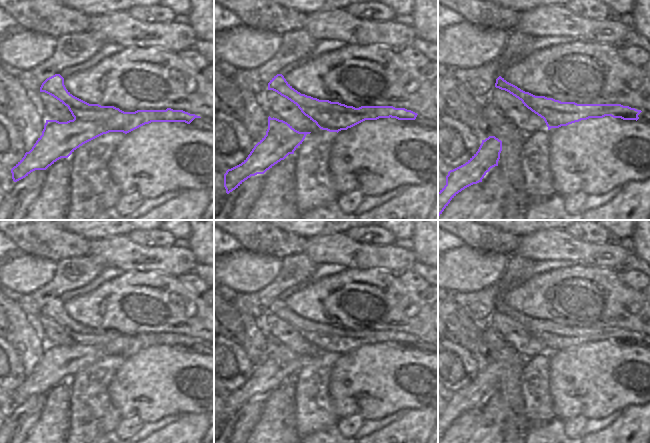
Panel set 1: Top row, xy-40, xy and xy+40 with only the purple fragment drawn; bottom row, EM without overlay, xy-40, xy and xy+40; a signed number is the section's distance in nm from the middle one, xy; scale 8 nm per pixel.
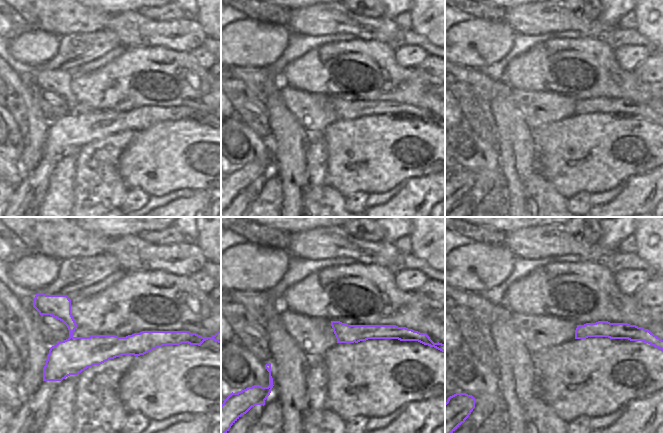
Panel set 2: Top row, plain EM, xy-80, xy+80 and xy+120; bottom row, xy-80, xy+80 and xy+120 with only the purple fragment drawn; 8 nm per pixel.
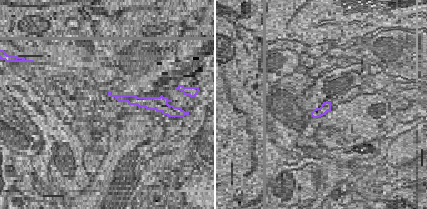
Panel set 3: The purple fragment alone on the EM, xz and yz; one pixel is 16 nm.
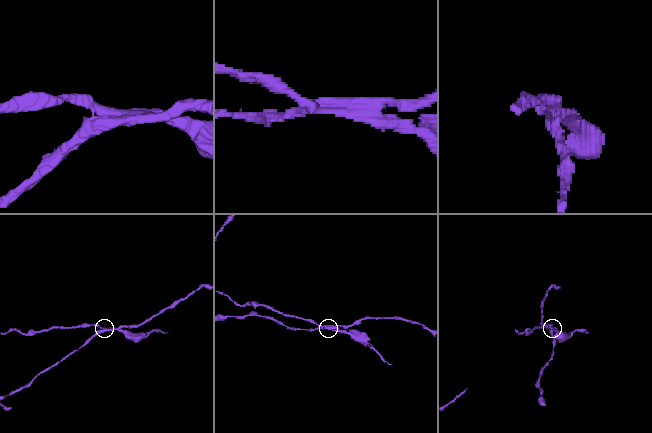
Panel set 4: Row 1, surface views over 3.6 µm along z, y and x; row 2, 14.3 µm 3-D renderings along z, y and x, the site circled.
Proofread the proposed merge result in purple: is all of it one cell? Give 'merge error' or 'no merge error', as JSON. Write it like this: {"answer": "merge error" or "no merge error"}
{"answer": "merge error"}

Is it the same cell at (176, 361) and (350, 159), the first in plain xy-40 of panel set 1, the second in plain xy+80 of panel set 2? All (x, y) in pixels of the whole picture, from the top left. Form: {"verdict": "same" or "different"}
{"verdict": "same"}

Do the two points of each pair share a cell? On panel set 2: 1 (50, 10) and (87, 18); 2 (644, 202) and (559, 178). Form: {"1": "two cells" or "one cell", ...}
{"1": "one cell", "2": "two cells"}

